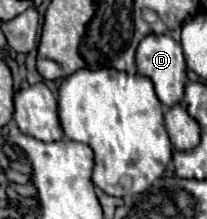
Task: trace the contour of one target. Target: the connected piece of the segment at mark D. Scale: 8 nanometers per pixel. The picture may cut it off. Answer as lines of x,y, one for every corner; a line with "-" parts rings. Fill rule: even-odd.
149,34
139,42
135,62
137,62
137,72
153,82
157,98
165,106
173,106
181,102
183,88
187,84
187,66
185,66
185,58
183,58
183,50
179,42
175,42
167,34

